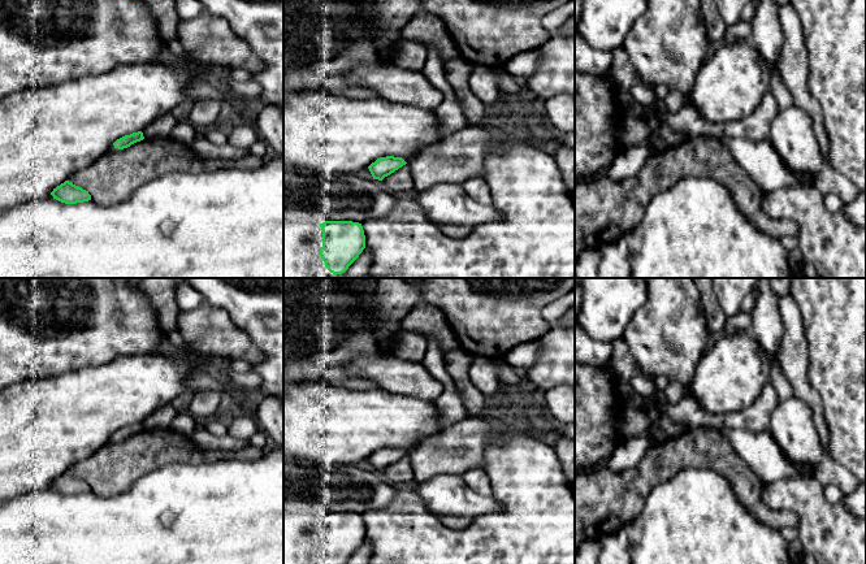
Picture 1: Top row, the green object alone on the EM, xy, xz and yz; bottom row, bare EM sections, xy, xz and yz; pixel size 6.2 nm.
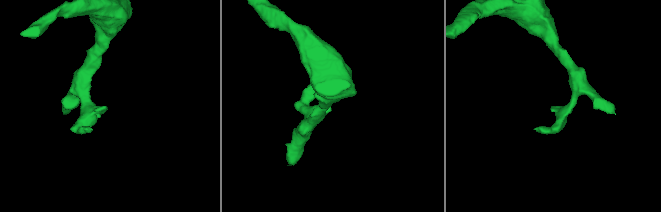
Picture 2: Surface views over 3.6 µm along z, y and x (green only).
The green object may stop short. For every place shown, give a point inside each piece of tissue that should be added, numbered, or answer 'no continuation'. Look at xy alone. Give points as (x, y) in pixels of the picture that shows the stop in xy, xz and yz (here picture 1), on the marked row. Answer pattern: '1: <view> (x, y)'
no continuation

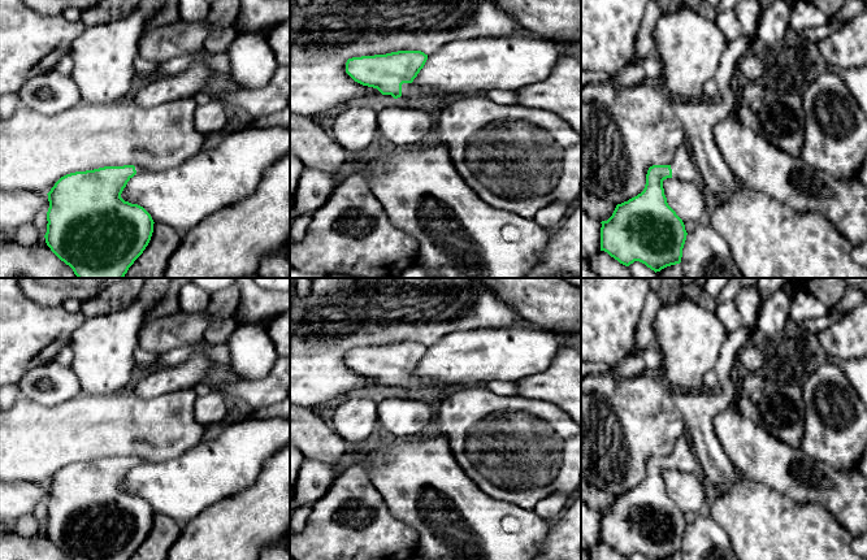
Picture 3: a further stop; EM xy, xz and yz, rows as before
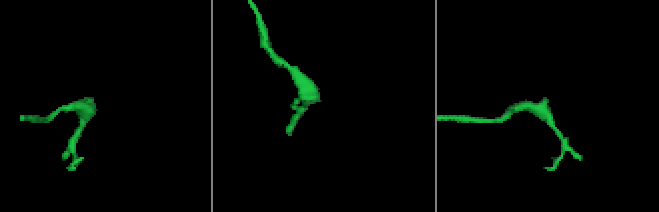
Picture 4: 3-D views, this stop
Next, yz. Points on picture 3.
1: yz (683, 168)

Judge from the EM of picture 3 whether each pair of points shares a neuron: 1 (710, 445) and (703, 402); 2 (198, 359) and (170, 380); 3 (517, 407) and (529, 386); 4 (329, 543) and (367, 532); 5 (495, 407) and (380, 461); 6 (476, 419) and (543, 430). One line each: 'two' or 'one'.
1: one
2: one
3: two
4: one
5: two
6: one

